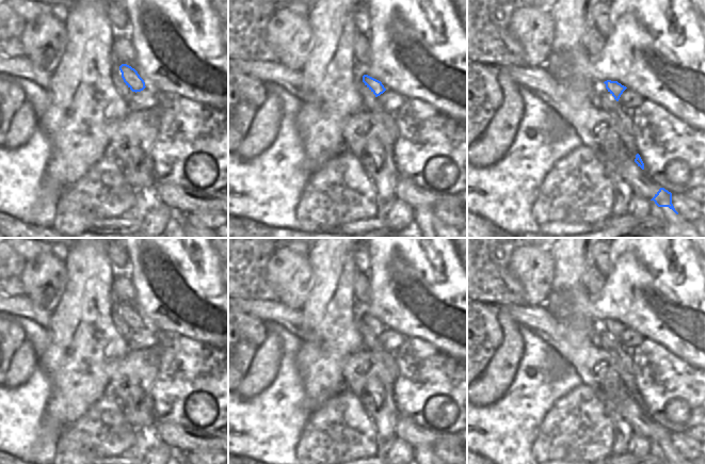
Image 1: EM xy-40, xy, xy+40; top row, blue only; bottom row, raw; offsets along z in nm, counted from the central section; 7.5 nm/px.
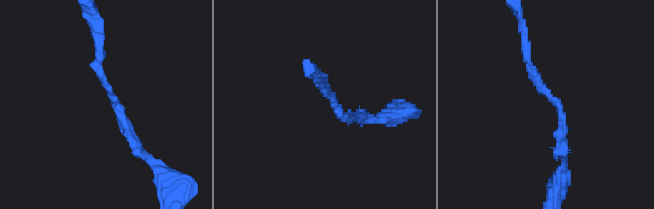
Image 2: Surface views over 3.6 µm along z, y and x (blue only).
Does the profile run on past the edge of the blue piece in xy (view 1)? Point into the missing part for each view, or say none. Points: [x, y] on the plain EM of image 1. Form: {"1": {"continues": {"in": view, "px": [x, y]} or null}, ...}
{"1": {"continues": null}}

